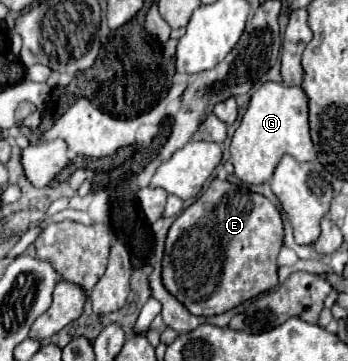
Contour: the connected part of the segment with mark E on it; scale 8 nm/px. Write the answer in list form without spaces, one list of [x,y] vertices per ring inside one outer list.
[[[213,179],[207,191],[169,229],[163,283],[193,315],[219,315],[277,285],[277,253],[281,245],[281,215],[267,197]]]

